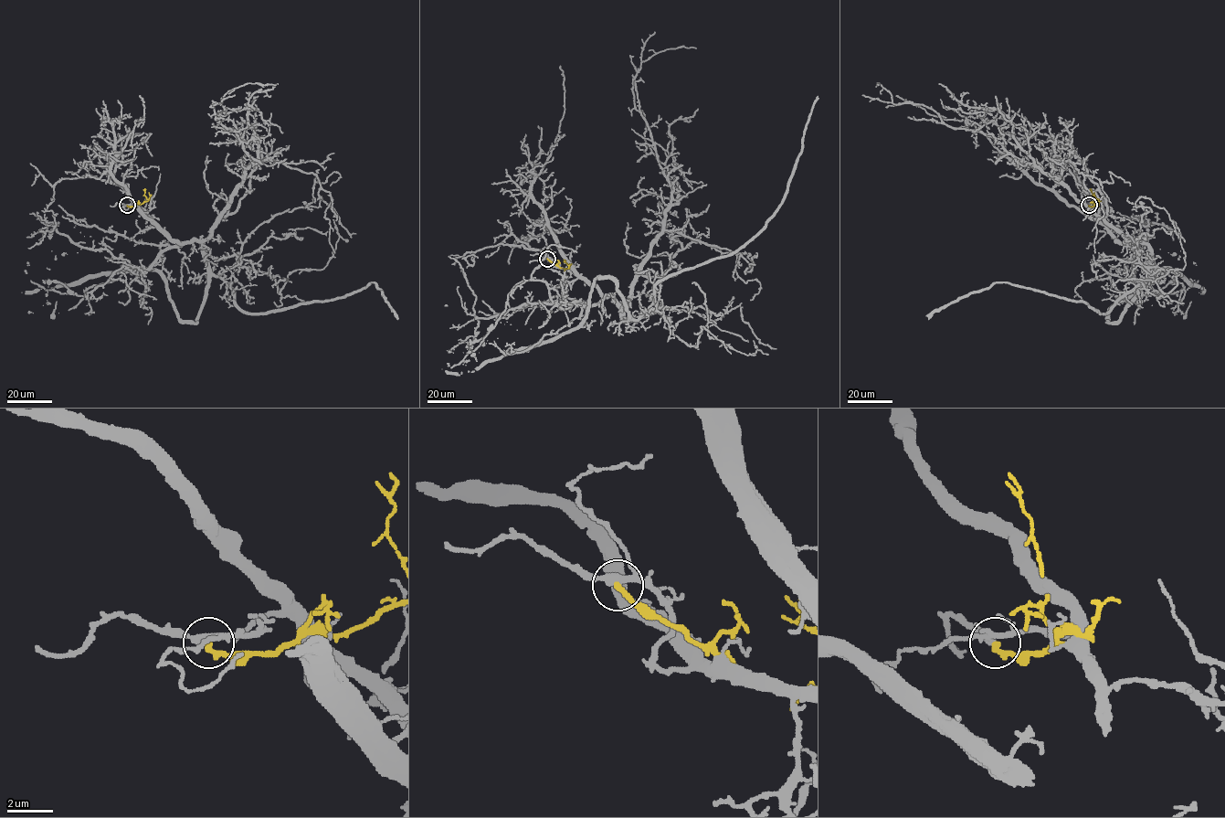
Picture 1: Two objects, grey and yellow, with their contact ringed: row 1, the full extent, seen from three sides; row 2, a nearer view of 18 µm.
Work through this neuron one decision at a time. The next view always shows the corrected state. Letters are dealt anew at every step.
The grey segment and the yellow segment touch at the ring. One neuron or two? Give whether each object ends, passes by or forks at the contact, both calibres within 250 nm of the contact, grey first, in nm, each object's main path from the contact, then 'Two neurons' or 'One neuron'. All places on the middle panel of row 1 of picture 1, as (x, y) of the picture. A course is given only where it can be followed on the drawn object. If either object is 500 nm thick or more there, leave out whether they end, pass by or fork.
At the ring grey forks. At the ring yellow ends. Thickness 280 nm (grey) against 280 nm. Course of grey: (547, 259), (610, 296), (623, 321), (637, 320), (661, 280), (733, 254), (764, 227), (781, 202), (818, 98). Course of yellow: (547, 259), (566, 269), (569, 266), (564, 260). Two neurons

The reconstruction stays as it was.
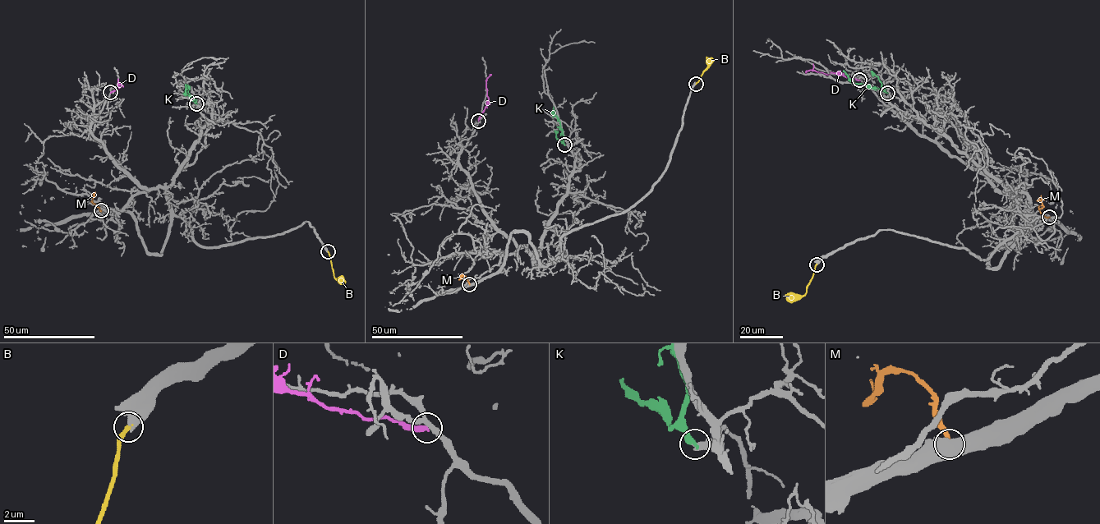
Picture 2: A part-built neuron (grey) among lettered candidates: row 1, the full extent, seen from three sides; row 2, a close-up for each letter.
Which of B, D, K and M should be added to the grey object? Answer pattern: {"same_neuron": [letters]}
{"same_neuron": []}

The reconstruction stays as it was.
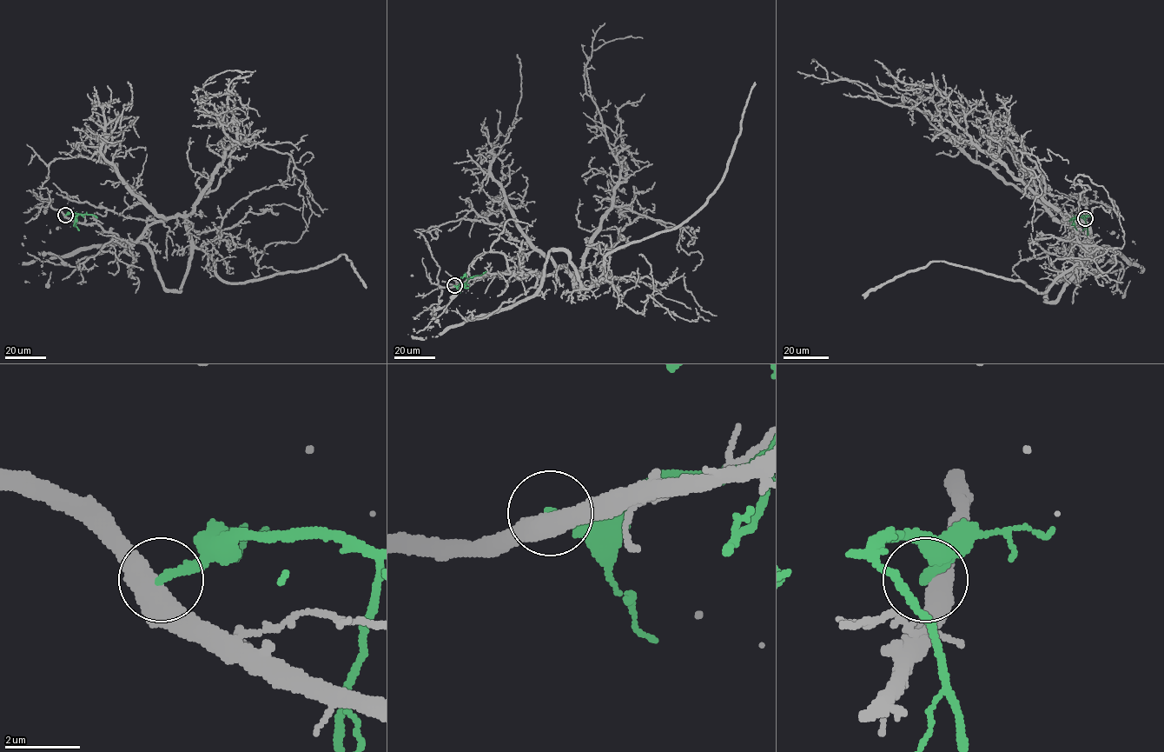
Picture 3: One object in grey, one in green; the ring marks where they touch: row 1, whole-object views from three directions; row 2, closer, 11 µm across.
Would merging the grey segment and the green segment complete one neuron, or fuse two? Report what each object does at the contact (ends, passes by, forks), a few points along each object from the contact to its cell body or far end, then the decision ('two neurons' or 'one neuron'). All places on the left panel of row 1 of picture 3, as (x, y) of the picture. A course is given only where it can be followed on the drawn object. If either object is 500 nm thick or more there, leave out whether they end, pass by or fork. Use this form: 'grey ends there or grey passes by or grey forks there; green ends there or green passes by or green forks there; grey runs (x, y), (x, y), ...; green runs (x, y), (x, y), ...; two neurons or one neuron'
grey runs (65, 215), (128, 242), (180, 215), (191, 242), (229, 282), (306, 271), (344, 254), (366, 288); green runs (65, 215), (75, 212), (92, 214), (97, 217); two neurons

